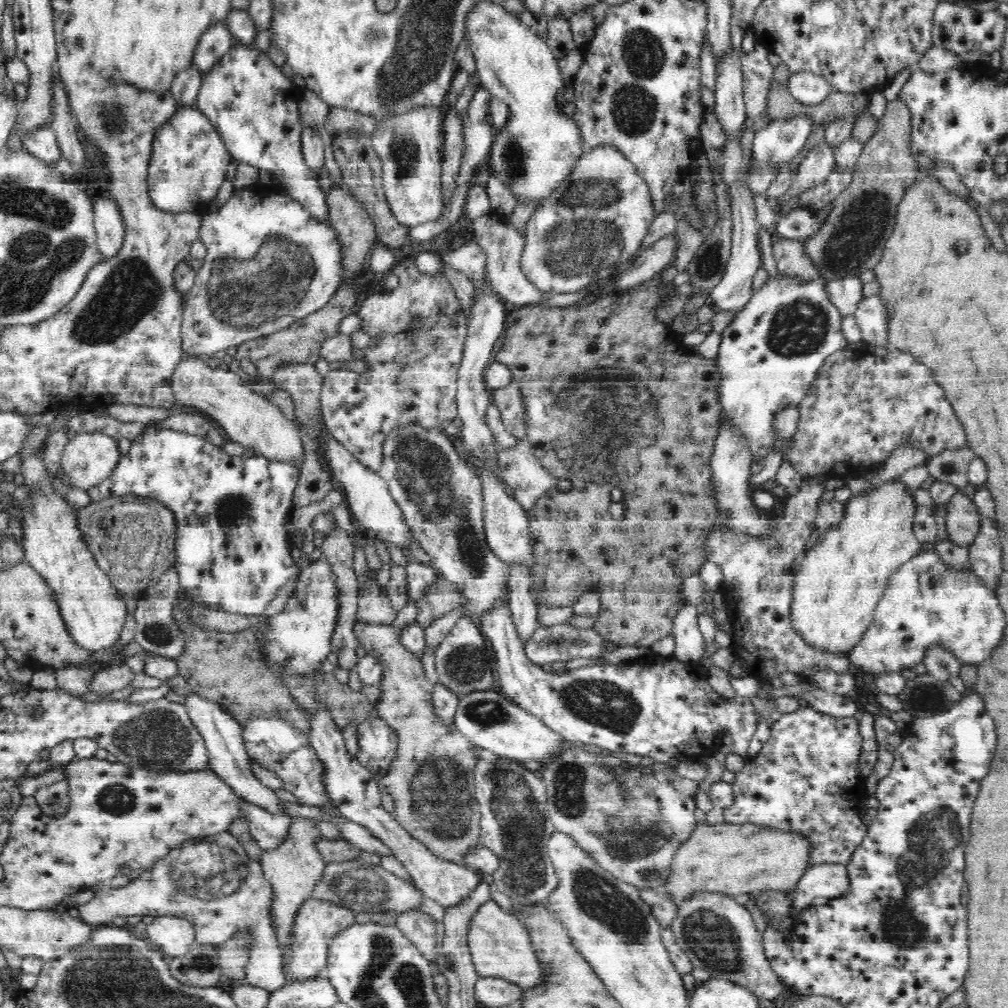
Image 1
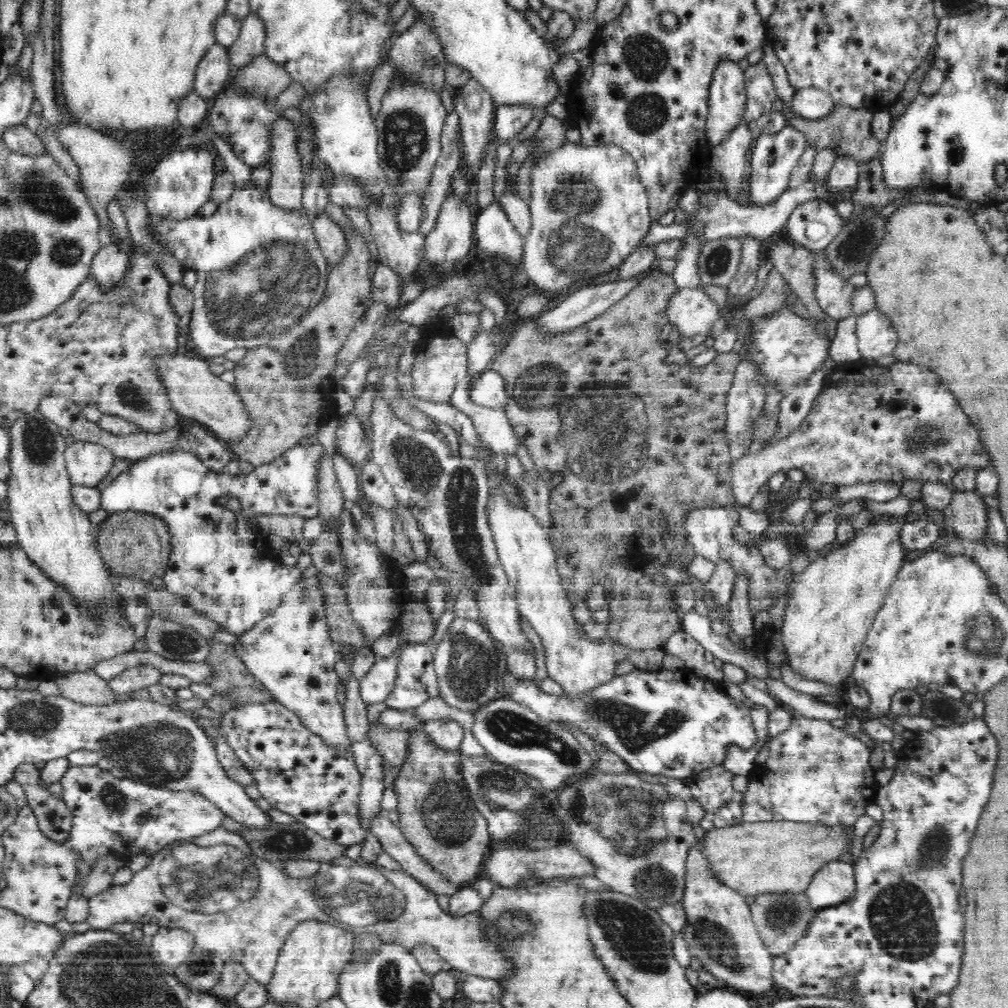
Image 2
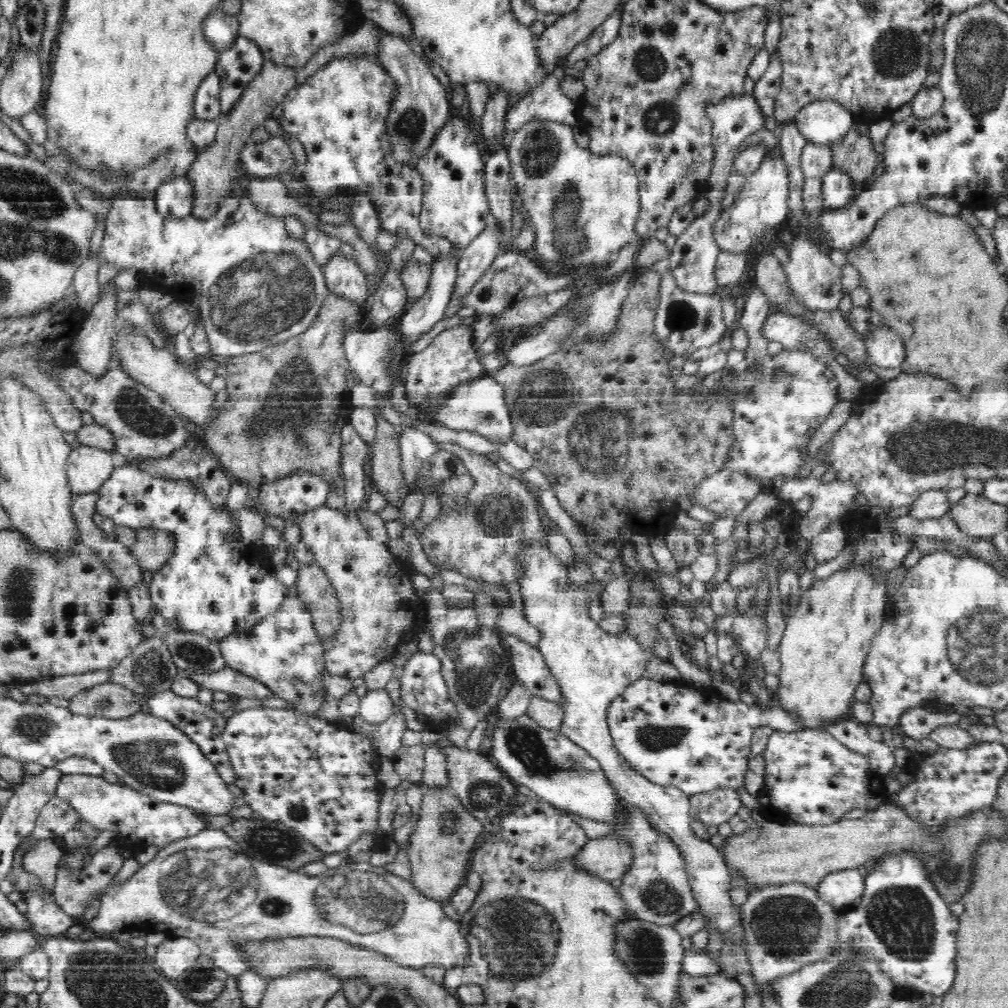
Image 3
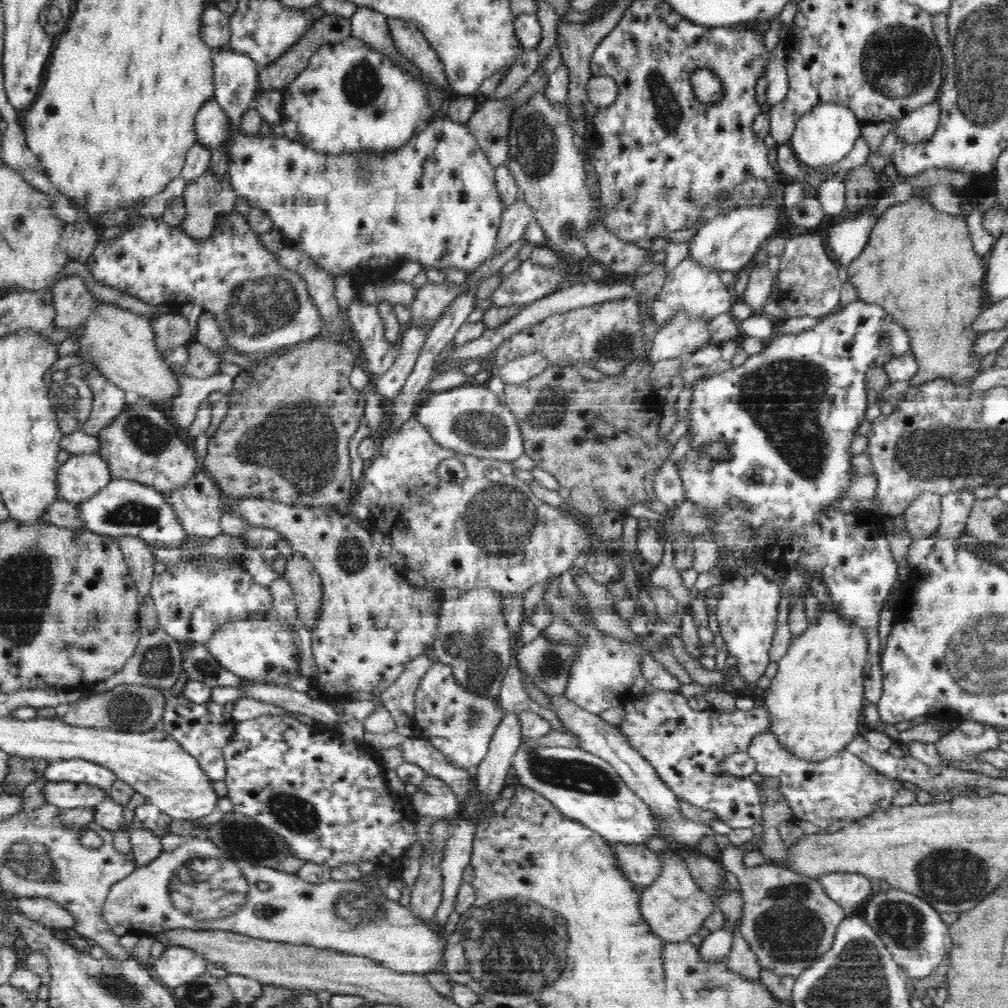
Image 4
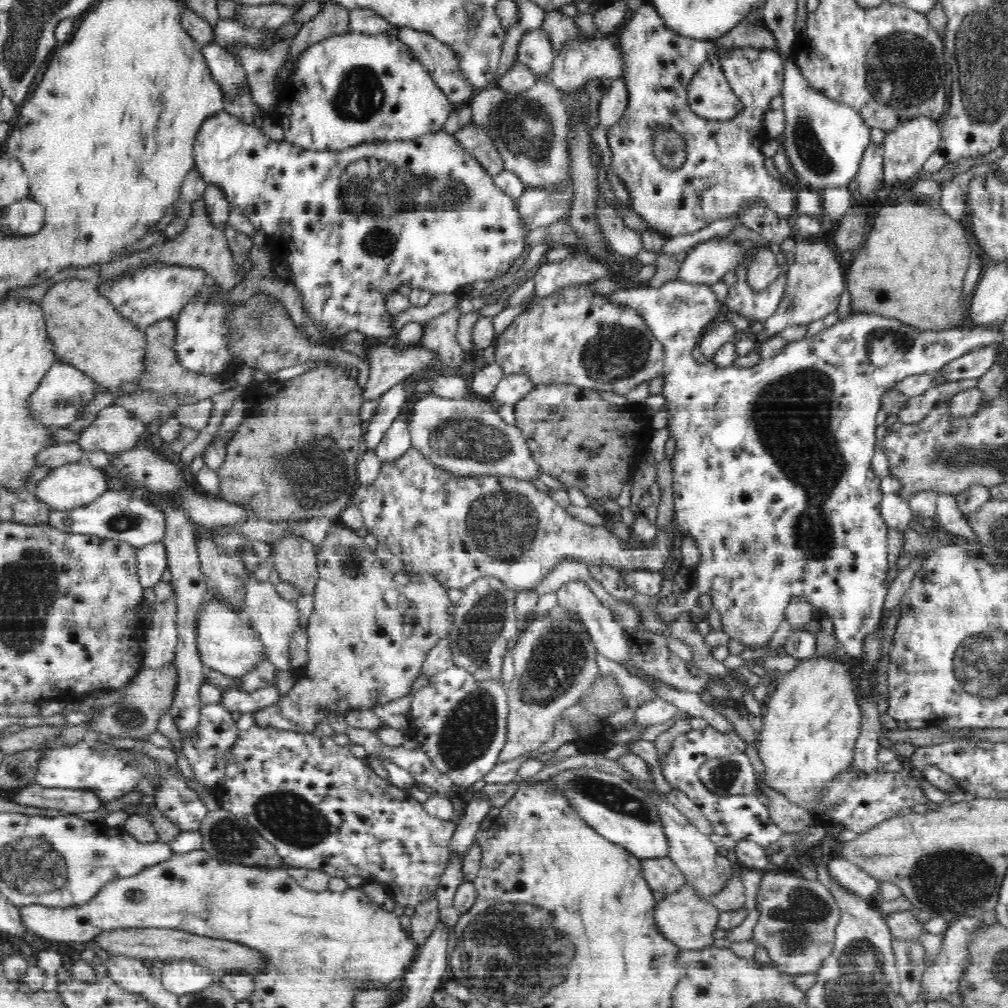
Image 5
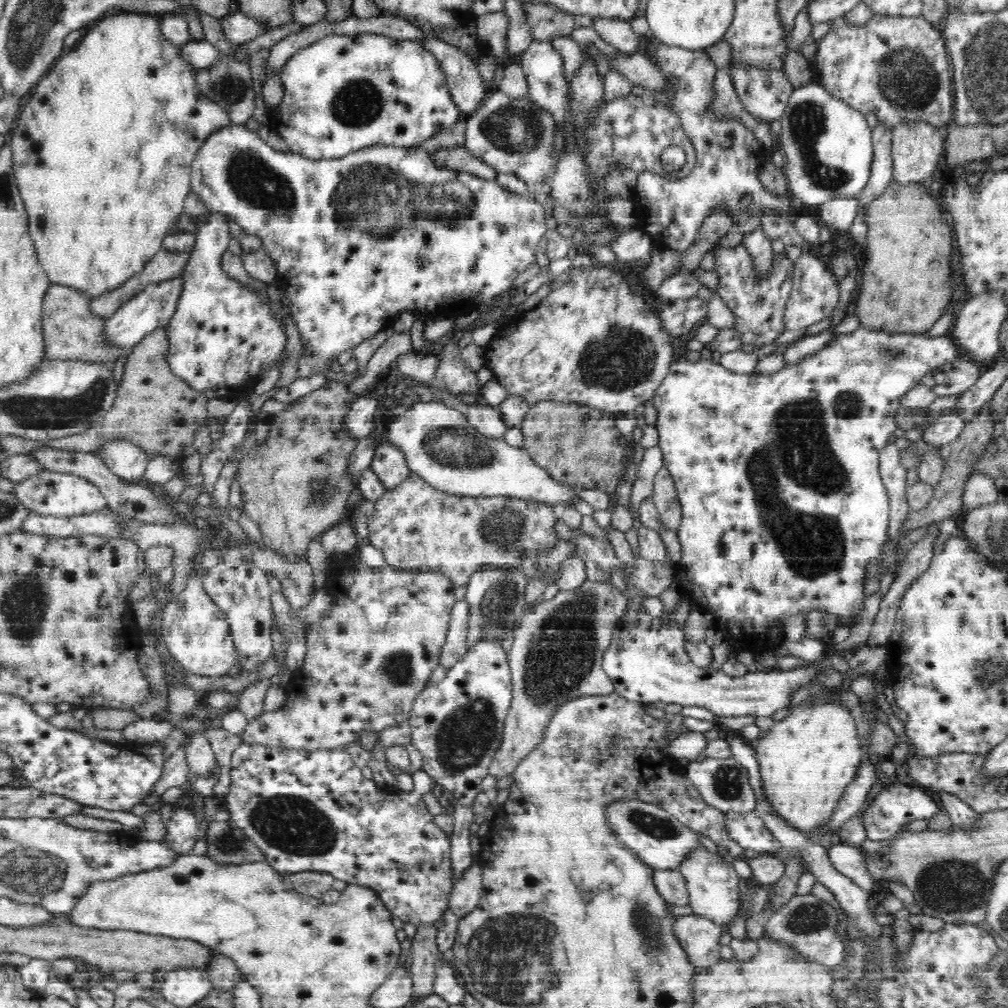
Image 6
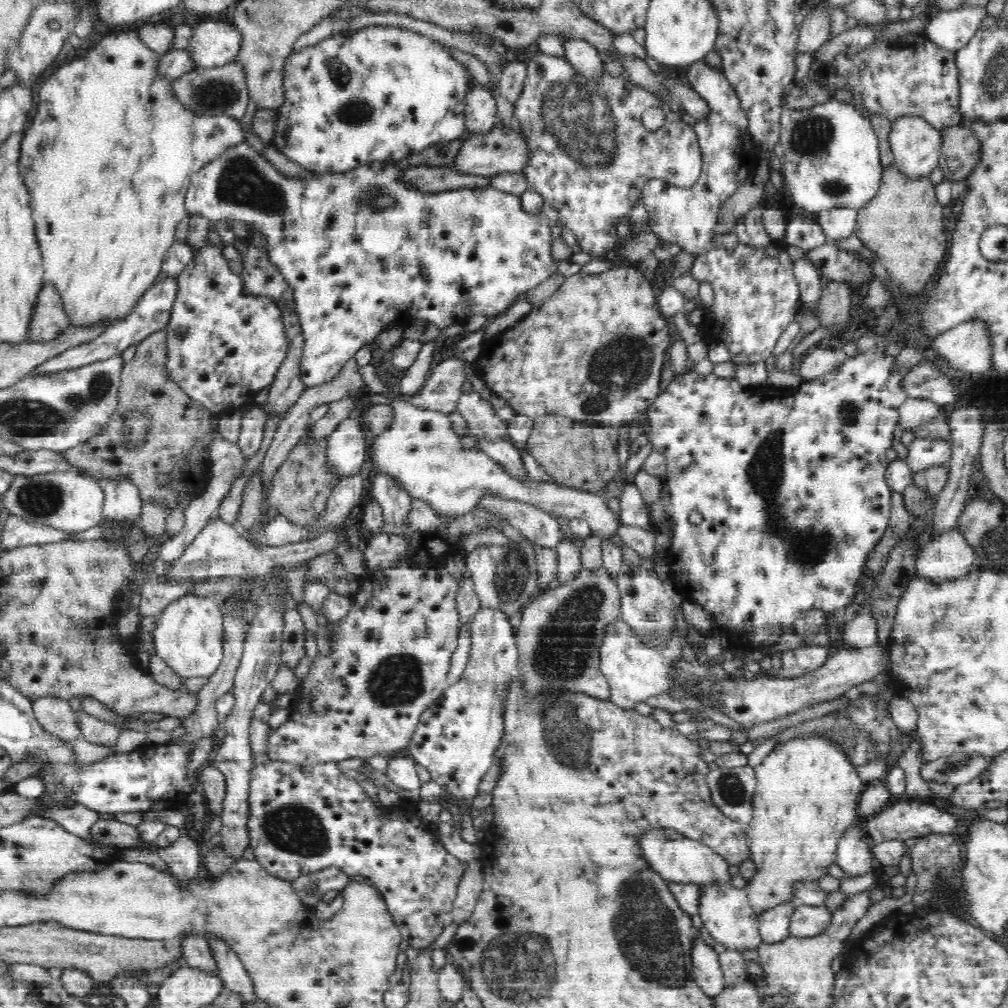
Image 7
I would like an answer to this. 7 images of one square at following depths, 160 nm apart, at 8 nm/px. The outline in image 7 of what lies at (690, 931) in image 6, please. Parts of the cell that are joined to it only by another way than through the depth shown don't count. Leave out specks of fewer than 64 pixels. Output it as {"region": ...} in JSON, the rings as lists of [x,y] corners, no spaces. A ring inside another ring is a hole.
{"region":[[[704,932],[698,935],[697,943],[694,944],[691,976],[692,984],[698,985],[710,998],[724,991],[725,980],[719,955]]]}

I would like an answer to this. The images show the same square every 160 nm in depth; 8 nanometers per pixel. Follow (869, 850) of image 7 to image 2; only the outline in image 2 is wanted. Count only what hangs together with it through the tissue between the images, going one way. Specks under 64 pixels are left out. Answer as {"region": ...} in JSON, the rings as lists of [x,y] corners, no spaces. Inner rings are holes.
{"region":[[[836,860],[818,870],[804,893],[810,906],[819,910],[844,903],[854,894],[855,887],[853,864]]]}

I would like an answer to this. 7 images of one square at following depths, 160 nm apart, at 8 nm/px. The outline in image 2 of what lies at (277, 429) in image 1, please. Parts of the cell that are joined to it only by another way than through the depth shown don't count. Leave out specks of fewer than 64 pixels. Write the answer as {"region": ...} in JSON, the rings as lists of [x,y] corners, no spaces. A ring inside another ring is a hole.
{"region":[[[183,349],[175,355],[160,357],[154,368],[159,372],[167,396],[178,414],[194,418],[225,442],[246,438],[246,432],[250,430],[250,415],[246,414],[234,384],[228,384],[210,372],[210,359],[190,358]]]}

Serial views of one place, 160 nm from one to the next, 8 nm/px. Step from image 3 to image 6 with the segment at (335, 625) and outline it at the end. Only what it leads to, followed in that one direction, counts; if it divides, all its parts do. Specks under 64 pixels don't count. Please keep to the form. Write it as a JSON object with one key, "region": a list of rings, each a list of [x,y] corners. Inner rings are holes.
{"region":[[[326,380],[318,390],[300,396],[288,404],[288,409],[270,418],[267,439],[244,452],[238,463],[235,478],[243,498],[242,511],[258,523],[261,530],[262,547],[272,549],[288,560],[302,558],[308,550],[308,543],[314,538],[345,521],[349,516],[346,510],[348,496],[354,490],[350,477],[349,459],[357,442],[344,427],[344,418],[353,404],[353,393],[345,384]]]}

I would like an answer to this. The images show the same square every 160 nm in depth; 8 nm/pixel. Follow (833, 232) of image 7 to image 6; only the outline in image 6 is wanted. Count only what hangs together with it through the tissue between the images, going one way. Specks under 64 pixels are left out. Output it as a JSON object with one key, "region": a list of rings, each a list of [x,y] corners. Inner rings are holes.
{"region":[[[838,197],[820,206],[820,222],[830,230],[848,231],[853,223],[859,204],[854,197]]]}

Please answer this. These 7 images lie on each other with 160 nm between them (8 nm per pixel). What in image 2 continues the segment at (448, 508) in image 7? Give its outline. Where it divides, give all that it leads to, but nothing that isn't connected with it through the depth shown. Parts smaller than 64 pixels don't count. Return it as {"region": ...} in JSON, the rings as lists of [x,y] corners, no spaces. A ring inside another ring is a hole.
{"region":[[[488,369],[472,381],[470,397],[472,403],[490,406],[492,410],[504,410],[504,402],[509,401],[504,379],[498,372]]]}

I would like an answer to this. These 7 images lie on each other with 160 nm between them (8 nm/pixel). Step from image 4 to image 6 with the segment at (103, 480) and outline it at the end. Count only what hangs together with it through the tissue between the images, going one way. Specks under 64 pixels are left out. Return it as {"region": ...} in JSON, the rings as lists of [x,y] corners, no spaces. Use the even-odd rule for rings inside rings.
{"region":[[[42,471],[20,481],[13,492],[29,512],[54,517],[90,515],[107,506],[102,491],[89,480],[74,474]]]}

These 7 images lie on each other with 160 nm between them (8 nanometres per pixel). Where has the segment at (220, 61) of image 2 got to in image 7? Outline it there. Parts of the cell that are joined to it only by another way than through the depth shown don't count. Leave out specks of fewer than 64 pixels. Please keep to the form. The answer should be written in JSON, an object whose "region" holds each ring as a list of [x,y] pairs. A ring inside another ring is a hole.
{"region":[[[244,142],[236,147],[222,151],[212,162],[206,163],[200,171],[190,177],[190,184],[185,194],[188,215],[200,215],[212,222],[216,220],[233,219],[248,223],[253,232],[260,232],[266,236],[267,255],[269,261],[278,268],[289,287],[293,289],[293,303],[301,322],[305,347],[301,360],[301,381],[306,389],[329,382],[343,370],[348,360],[364,346],[370,345],[385,330],[386,326],[395,323],[396,317],[402,313],[412,319],[422,319],[436,325],[440,331],[454,325],[463,326],[473,314],[483,314],[488,318],[500,314],[516,301],[516,296],[532,290],[552,274],[556,274],[557,261],[551,253],[552,230],[544,212],[532,214],[524,211],[520,202],[521,195],[510,194],[496,190],[492,185],[487,187],[457,188],[440,192],[426,193],[408,183],[404,183],[402,167],[397,162],[380,162],[361,164],[353,170],[334,173],[312,173],[309,177],[290,177],[278,171],[264,155],[258,153],[250,144]]]}

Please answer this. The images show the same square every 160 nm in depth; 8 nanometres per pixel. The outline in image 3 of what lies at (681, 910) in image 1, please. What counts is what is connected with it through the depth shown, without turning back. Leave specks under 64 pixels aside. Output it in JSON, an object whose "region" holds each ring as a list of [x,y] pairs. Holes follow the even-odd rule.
{"region":[[[530,543],[521,552],[521,567],[525,568],[518,580],[524,605],[523,616],[540,631],[539,650],[564,696],[563,722],[559,734],[599,760],[610,784],[617,789],[622,800],[634,805],[639,812],[644,812],[648,821],[680,850],[685,860],[689,886],[698,903],[697,912],[707,920],[705,930],[717,930],[725,944],[734,943],[742,947],[746,954],[747,941],[740,905],[734,905],[730,898],[732,876],[719,848],[709,841],[698,839],[691,830],[690,797],[678,788],[658,785],[636,772],[616,750],[609,733],[609,704],[622,695],[630,683],[642,678],[652,653],[646,652],[640,641],[634,640],[625,630],[607,633],[590,618],[590,598],[600,594],[599,583],[571,584],[566,566],[544,543]]]}

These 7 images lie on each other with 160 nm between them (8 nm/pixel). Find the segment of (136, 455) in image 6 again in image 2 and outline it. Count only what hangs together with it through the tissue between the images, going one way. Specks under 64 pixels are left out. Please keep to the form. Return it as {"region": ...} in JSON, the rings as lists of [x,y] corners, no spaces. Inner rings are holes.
{"region":[[[114,236],[112,239],[111,244],[99,248],[90,268],[90,275],[104,292],[119,283],[130,262],[130,248],[126,243],[118,242]]]}

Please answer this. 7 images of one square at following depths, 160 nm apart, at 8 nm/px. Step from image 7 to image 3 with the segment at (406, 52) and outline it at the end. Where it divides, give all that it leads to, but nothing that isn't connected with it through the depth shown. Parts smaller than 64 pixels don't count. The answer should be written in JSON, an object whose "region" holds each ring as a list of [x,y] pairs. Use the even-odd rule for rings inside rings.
{"region":[[[342,56],[331,59],[321,69],[318,69],[316,74],[313,74],[302,84],[297,84],[294,88],[288,91],[286,98],[282,102],[283,113],[279,118],[279,123],[288,134],[292,134],[294,138],[300,140],[300,144],[304,144],[304,149],[307,156],[305,174],[305,184],[309,184],[310,190],[314,196],[322,198],[322,196],[332,196],[336,192],[338,186],[343,187],[358,187],[365,191],[366,194],[373,196],[373,204],[376,204],[378,218],[381,220],[381,226],[397,235],[398,237],[410,237],[414,244],[420,244],[426,248],[434,259],[437,259],[440,255],[451,255],[453,253],[454,245],[442,238],[442,237],[426,237],[420,229],[420,212],[422,208],[422,179],[418,179],[418,176],[414,176],[414,169],[410,168],[410,165],[396,162],[393,159],[392,148],[389,147],[389,136],[386,134],[386,117],[391,107],[392,99],[395,95],[395,84],[393,83],[390,75],[385,71],[385,68],[376,61],[376,57],[373,56]]]}

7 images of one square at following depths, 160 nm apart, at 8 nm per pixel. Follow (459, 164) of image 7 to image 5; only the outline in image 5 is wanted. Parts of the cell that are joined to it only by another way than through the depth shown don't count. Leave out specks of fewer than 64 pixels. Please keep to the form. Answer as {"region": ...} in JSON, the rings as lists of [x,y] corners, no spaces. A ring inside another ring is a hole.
{"region":[[[550,78],[537,79],[534,86],[519,93],[502,90],[497,84],[475,92],[470,100],[472,122],[475,127],[483,128],[490,138],[494,139],[494,146],[502,157],[504,169],[513,172],[527,187],[554,188],[562,184],[571,172],[571,158],[569,151],[569,116],[566,103],[562,103],[561,90],[554,86]]]}

